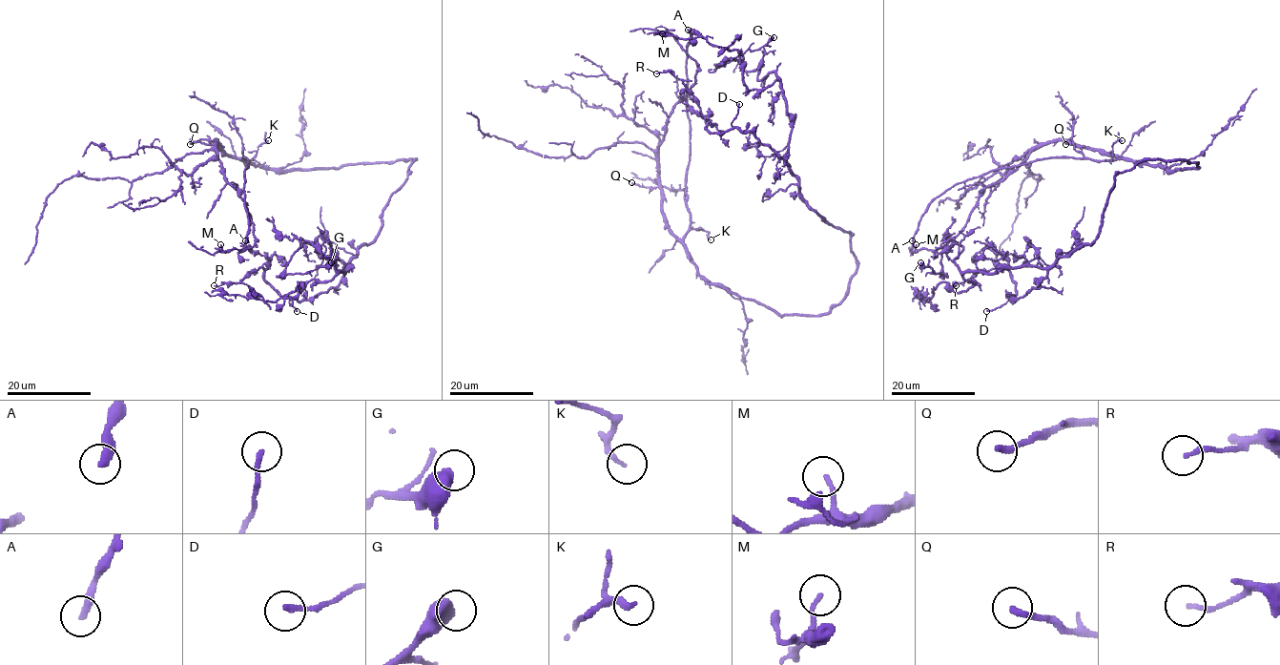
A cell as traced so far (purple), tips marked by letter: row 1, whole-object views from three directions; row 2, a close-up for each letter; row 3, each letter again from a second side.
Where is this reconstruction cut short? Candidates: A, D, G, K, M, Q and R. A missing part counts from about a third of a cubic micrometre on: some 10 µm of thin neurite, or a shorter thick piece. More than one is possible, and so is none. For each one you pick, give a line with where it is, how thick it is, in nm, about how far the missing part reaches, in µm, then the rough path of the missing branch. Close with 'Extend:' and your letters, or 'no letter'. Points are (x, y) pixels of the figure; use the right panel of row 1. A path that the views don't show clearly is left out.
A: at (912, 240); 280 nm thick; about 20 µm are missing
M: at (916, 244); 140 nm thick; about 10 µm are missing; missing branch runs (916, 244), (920, 231), (918, 218), (924, 212)
Q: at (1065, 144); 240 nm thick; about 25 µm are missing
Extend: A, M, Q

